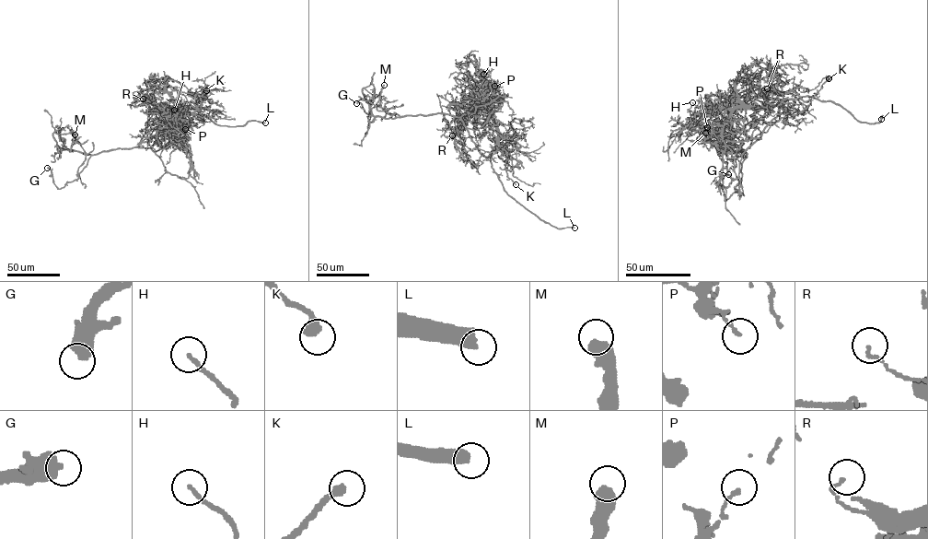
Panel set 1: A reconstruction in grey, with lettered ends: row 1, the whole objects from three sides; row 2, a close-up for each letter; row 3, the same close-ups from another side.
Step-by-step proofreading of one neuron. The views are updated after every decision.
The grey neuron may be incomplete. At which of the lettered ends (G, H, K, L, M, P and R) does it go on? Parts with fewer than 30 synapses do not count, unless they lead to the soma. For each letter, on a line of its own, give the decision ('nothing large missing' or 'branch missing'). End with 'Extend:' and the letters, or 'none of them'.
G: nothing large missing
H: nothing large missing
K: branch missing
L: branch missing
M: nothing large missing
P: nothing large missing
R: nothing large missing
Extend: K, L

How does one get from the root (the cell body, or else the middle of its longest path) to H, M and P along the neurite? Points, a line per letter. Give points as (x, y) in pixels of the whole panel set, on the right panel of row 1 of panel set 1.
H: (761, 132), (759, 139), (747, 136), (743, 127), (730, 118), (731, 110), (705, 114), (692, 102)
M: (761, 132), (745, 149), (740, 150), (745, 158), (747, 154), (744, 151), (719, 151), (705, 133)
P: (761, 132), (759, 139), (747, 136), (743, 127), (732, 119), (722, 125), (707, 127)

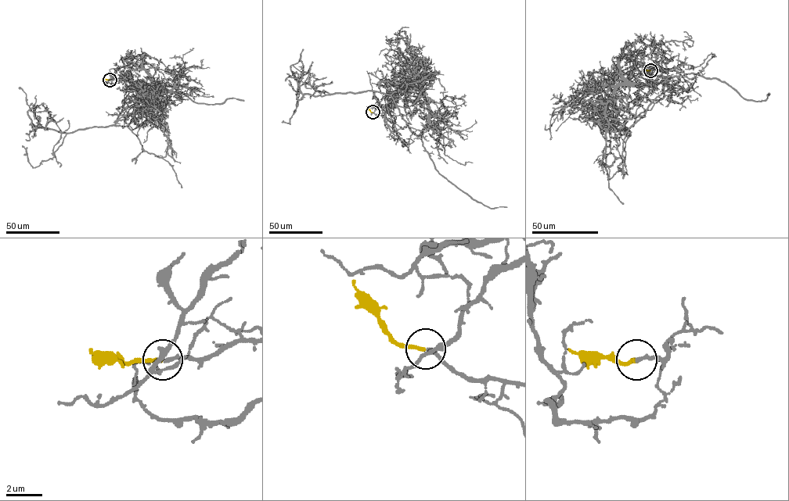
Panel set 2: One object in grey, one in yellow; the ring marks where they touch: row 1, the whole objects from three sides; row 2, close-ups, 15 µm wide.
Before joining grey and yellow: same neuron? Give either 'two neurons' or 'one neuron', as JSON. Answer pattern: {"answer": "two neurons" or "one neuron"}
{"answer": "one neuron"}

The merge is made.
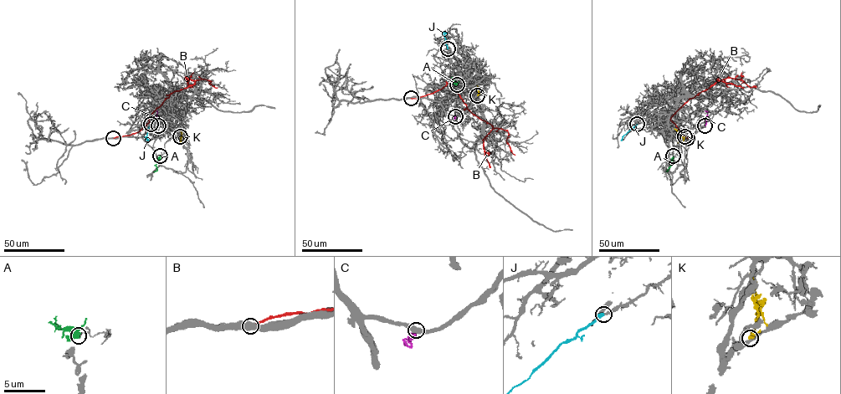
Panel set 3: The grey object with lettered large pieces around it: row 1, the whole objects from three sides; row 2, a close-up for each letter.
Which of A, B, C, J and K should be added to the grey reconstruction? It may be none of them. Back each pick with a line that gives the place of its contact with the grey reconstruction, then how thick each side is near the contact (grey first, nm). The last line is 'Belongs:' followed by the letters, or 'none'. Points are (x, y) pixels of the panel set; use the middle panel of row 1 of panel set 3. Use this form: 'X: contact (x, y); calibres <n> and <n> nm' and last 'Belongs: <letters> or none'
J: contact (448, 48); calibres 300 and 400 nm
Belongs: J

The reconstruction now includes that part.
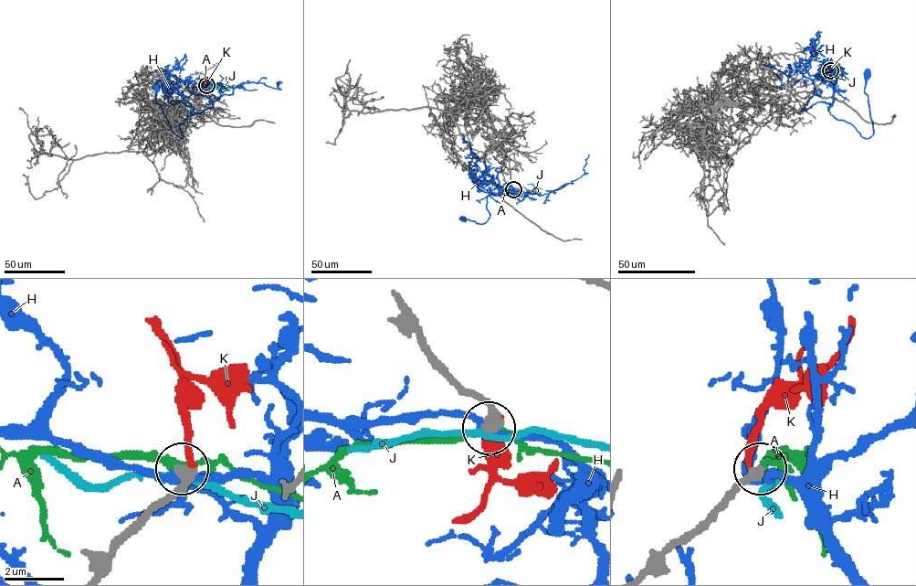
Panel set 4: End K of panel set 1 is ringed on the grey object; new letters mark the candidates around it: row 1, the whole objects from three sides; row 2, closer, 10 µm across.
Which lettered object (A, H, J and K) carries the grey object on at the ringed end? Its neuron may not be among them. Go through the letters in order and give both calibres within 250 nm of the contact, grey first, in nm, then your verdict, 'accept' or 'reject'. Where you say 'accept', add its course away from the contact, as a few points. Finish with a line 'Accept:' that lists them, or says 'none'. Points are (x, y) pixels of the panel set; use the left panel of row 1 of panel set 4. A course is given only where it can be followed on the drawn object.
A: calibres 400 and 200 nm; accept
H: calibres 400 and 240 nm; reject
J: calibres 400 and 240 nm; reject
K: calibres 400 and 200 nm; reject
Accept: A

